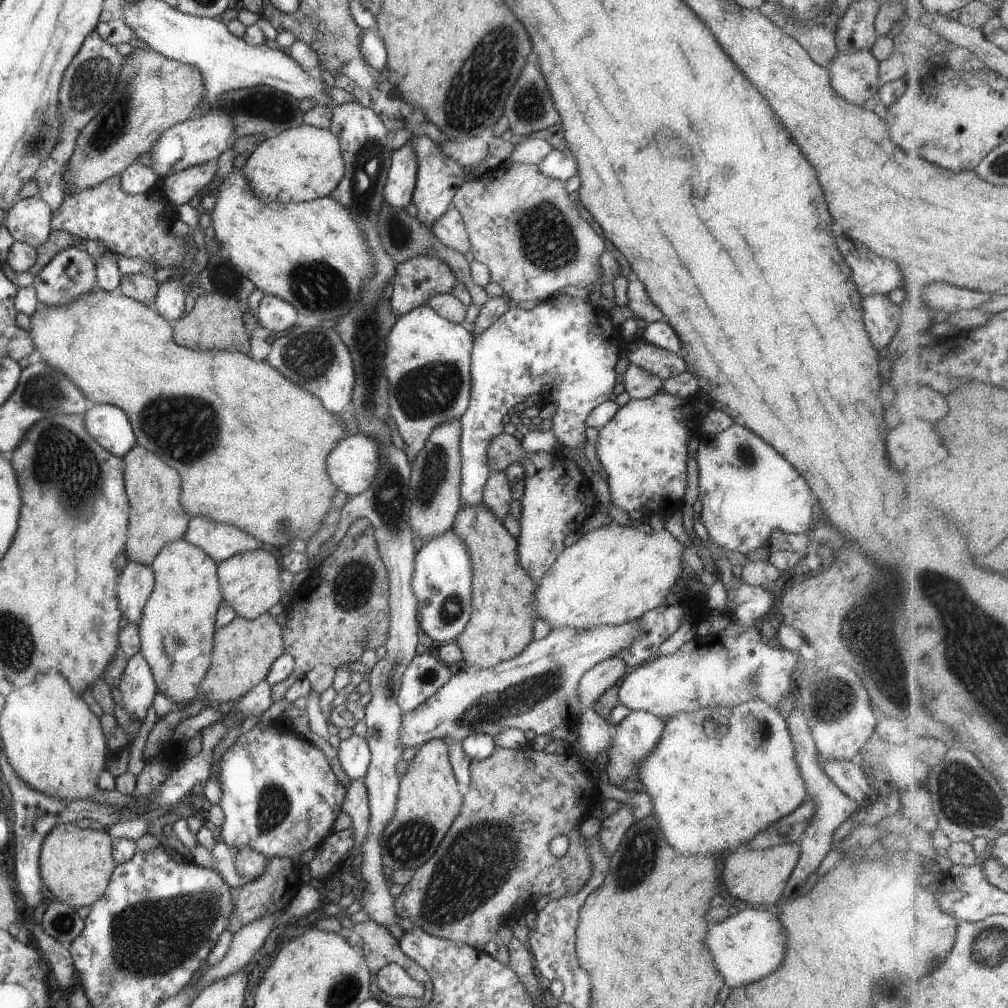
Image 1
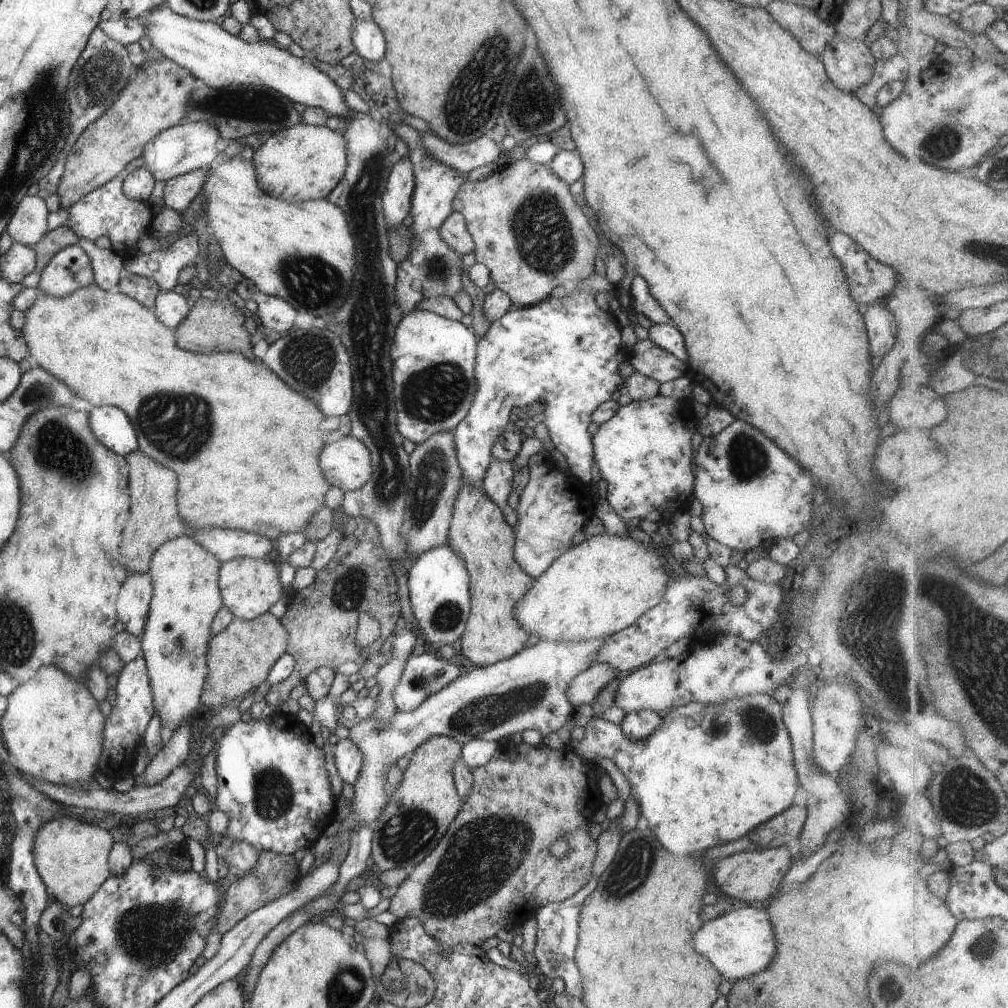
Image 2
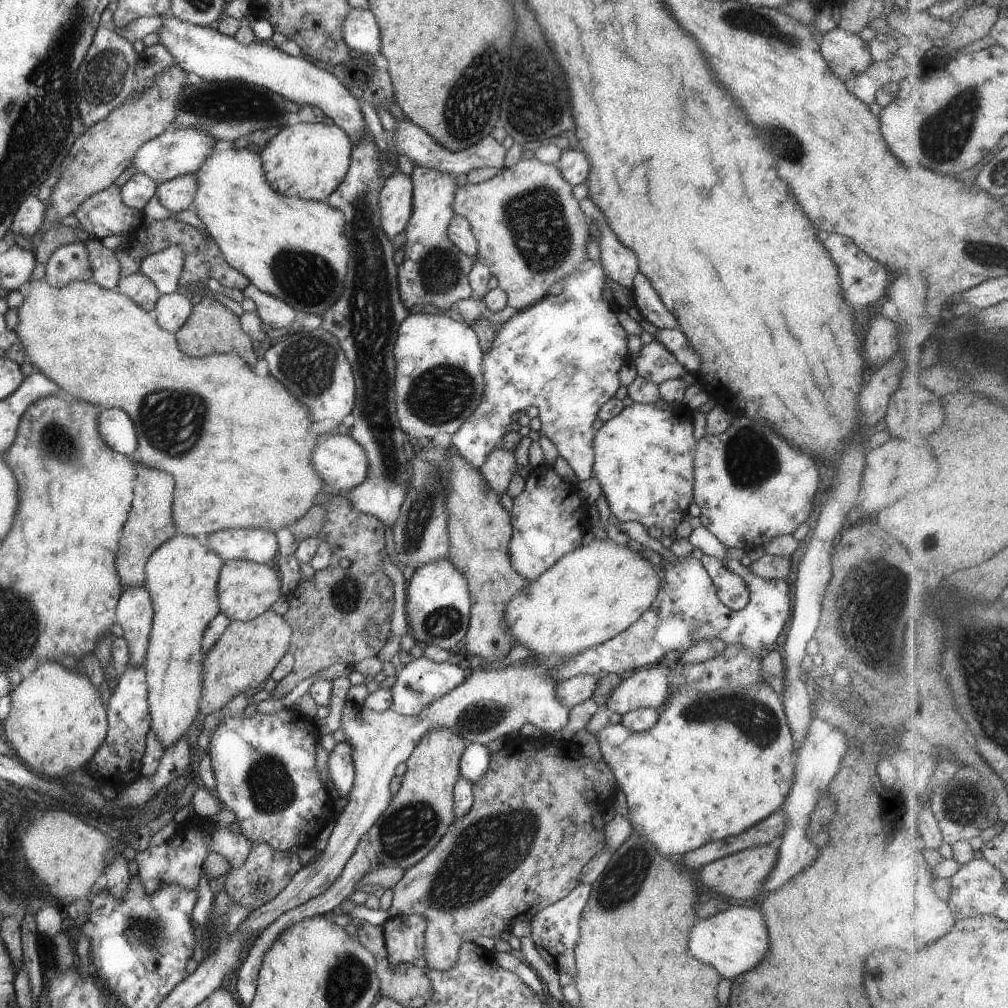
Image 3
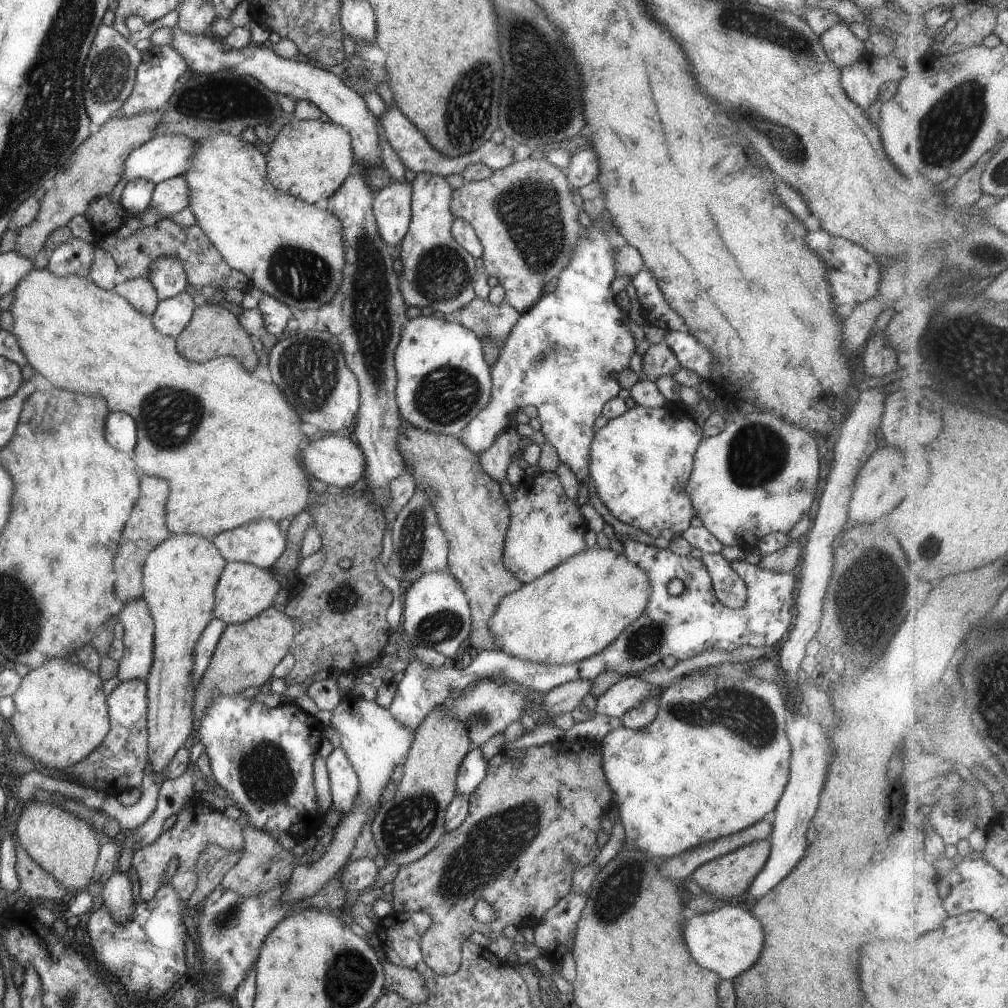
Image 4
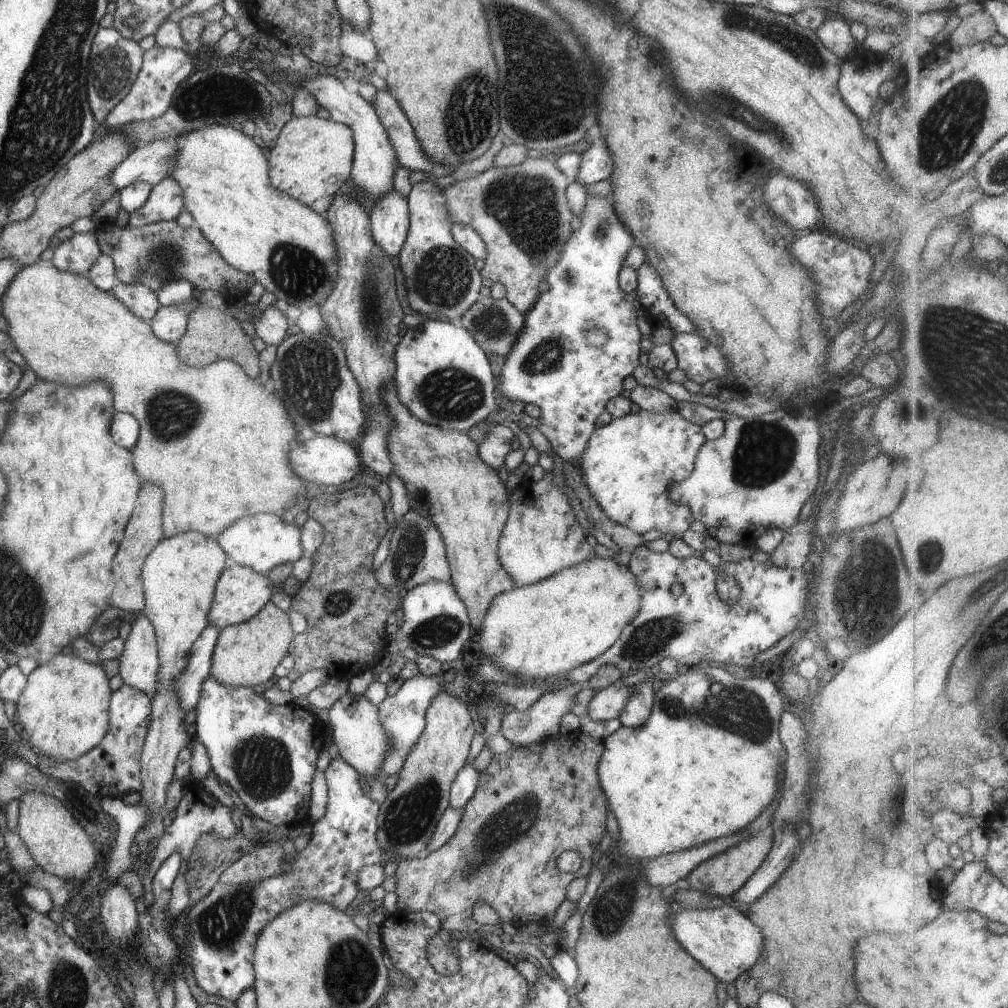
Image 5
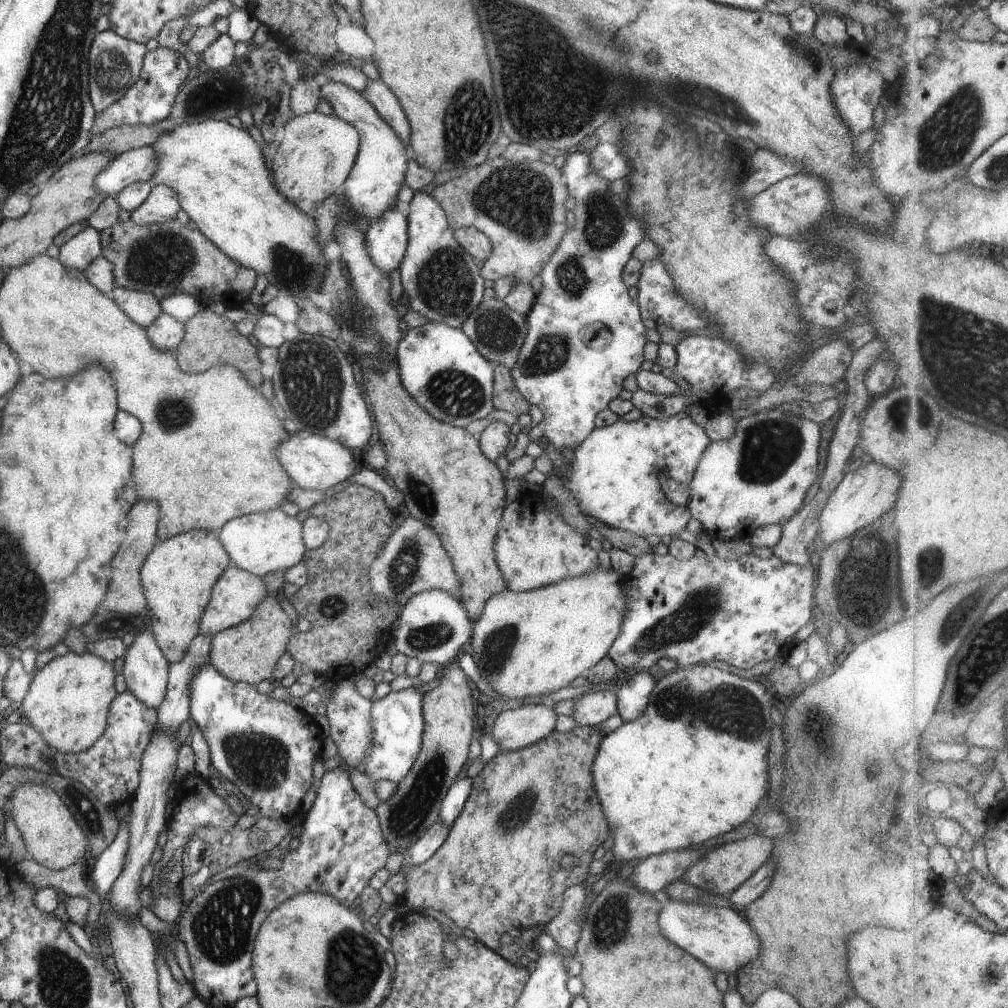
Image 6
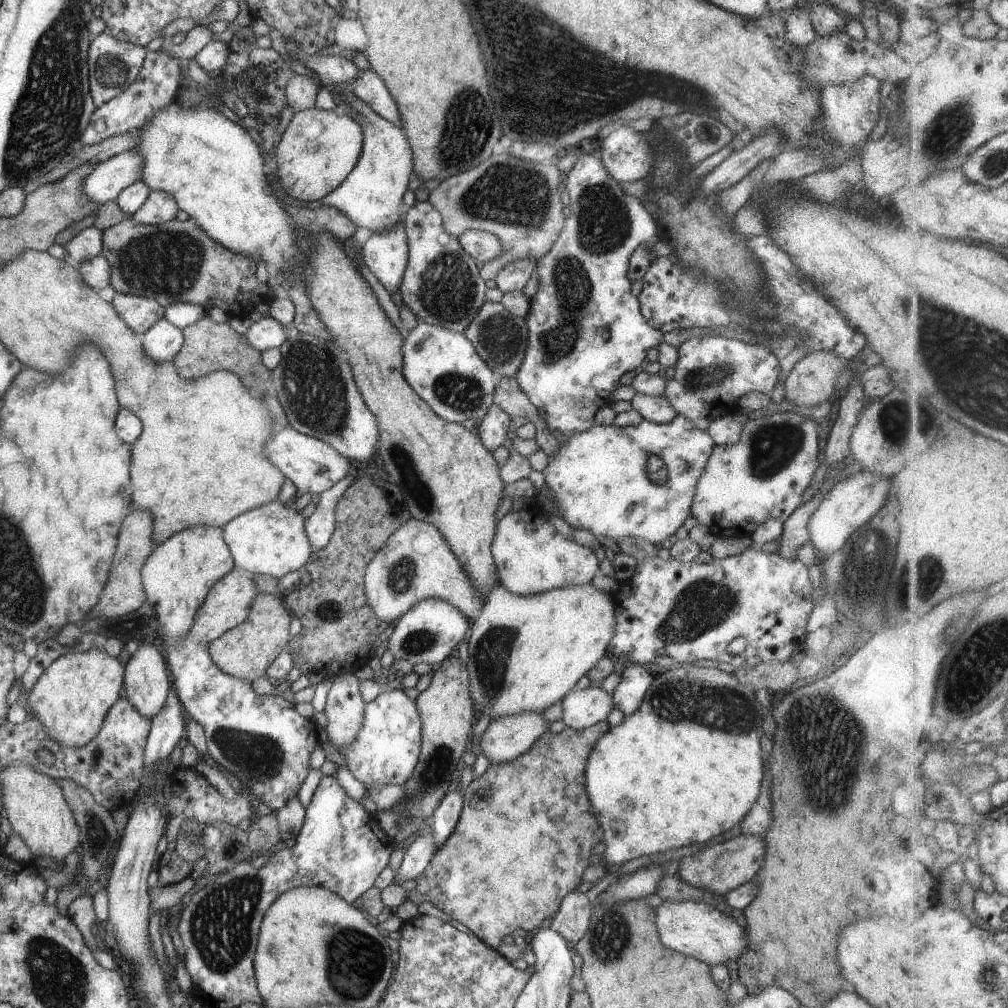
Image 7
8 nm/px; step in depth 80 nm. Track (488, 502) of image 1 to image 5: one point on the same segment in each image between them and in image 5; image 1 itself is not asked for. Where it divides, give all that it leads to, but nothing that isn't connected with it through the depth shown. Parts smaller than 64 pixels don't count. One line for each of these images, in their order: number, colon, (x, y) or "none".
2: (496, 483)
3: (499, 466)
4: (494, 460)
5: (492, 450)

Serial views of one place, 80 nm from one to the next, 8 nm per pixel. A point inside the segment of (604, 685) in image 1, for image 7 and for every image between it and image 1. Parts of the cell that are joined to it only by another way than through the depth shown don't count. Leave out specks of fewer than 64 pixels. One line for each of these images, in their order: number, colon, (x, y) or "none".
2: (584, 687)
3: (575, 689)
4: (563, 698)
5: (541, 721)
6: (514, 729)
7: (505, 737)

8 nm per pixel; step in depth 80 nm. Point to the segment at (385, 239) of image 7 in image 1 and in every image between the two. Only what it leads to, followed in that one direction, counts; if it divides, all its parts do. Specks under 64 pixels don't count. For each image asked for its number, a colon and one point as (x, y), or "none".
1: (401, 175)
2: (396, 195)
3: (395, 197)
4: (391, 205)
5: (389, 217)
6: (385, 239)

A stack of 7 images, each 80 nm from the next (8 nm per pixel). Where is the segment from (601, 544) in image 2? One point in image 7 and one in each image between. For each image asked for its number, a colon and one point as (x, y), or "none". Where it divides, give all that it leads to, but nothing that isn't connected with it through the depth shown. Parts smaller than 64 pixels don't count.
3: (593, 592)
4: (572, 611)
5: (540, 630)
6: (525, 644)
7: (525, 653)

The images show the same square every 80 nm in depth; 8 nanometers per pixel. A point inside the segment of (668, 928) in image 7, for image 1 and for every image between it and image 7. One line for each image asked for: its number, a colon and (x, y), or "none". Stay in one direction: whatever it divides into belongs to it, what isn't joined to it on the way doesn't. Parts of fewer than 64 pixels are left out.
1: (749, 945)
2: (740, 943)
3: (734, 941)
4: (728, 940)
5: (724, 941)
6: (720, 938)

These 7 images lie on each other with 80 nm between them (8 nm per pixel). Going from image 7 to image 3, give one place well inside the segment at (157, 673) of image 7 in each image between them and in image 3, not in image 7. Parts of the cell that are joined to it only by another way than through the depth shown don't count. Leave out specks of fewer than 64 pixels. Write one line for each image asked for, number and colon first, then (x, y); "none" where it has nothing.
3: (134, 609)
4: (138, 627)
5: (138, 662)
6: (145, 670)

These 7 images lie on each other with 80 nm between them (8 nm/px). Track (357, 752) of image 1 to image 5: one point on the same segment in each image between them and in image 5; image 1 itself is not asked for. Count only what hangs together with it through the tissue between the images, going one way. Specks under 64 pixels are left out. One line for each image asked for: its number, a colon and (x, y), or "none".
2: (347, 758)
3: (339, 761)
4: (343, 781)
5: (223, 926)

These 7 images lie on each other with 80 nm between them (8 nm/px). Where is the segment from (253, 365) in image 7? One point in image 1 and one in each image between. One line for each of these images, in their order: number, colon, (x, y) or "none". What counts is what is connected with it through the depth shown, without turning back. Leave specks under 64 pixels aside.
1: (215, 321)
2: (215, 325)
3: (210, 328)
4: (213, 330)
5: (211, 334)
6: (209, 339)

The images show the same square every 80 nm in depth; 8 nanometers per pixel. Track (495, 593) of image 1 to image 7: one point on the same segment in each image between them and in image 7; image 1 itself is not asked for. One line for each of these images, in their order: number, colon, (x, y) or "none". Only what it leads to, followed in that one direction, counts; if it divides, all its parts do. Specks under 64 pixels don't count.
2: (478, 533)
3: (479, 529)
4: (470, 509)
5: (446, 481)
6: (445, 481)
7: (447, 478)

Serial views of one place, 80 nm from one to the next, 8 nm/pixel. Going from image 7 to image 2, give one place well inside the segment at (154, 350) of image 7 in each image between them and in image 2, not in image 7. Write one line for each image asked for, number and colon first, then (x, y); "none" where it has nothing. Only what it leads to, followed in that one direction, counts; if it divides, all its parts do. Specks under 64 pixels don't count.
2: (170, 308)
3: (171, 310)
4: (170, 315)
5: (168, 323)
6: (164, 333)

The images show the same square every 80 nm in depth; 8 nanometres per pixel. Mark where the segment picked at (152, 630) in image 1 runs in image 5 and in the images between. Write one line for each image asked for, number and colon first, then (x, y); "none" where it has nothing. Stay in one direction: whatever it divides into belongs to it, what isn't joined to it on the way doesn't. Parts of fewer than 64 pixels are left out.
2: (174, 640)
3: (181, 573)
4: (179, 575)
5: (178, 576)

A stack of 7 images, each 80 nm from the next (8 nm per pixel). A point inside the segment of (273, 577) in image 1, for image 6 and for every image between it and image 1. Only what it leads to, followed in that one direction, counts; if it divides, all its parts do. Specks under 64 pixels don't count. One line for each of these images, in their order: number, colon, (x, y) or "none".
2: (248, 587)
3: (245, 589)
4: (242, 590)
5: (239, 592)
6: (234, 595)

